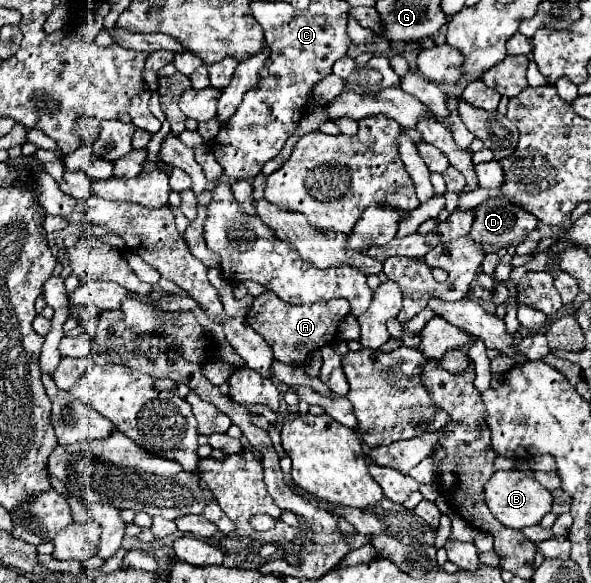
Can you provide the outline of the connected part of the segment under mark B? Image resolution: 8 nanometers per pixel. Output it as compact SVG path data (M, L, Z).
M495 471L485 483L485 503L505 527L523 529L529 525L537 525L551 511L553 495L535 479L533 471Z

